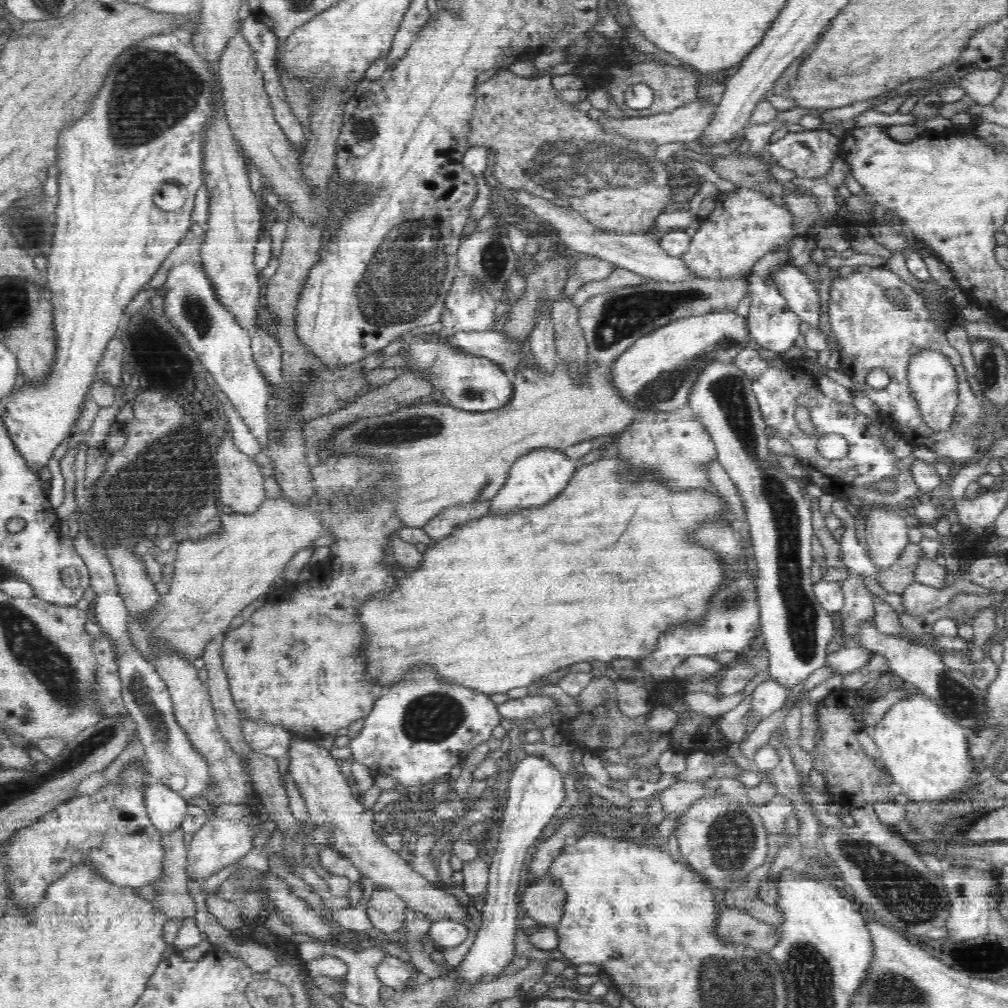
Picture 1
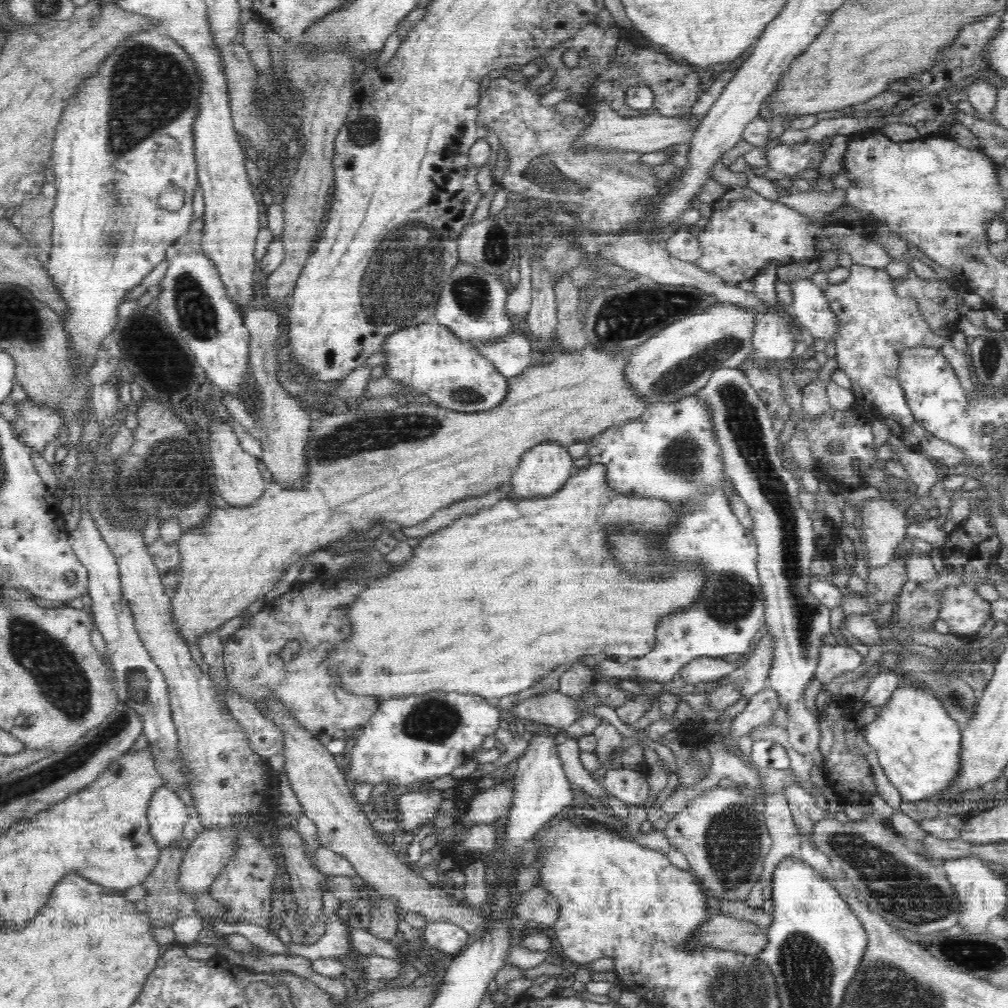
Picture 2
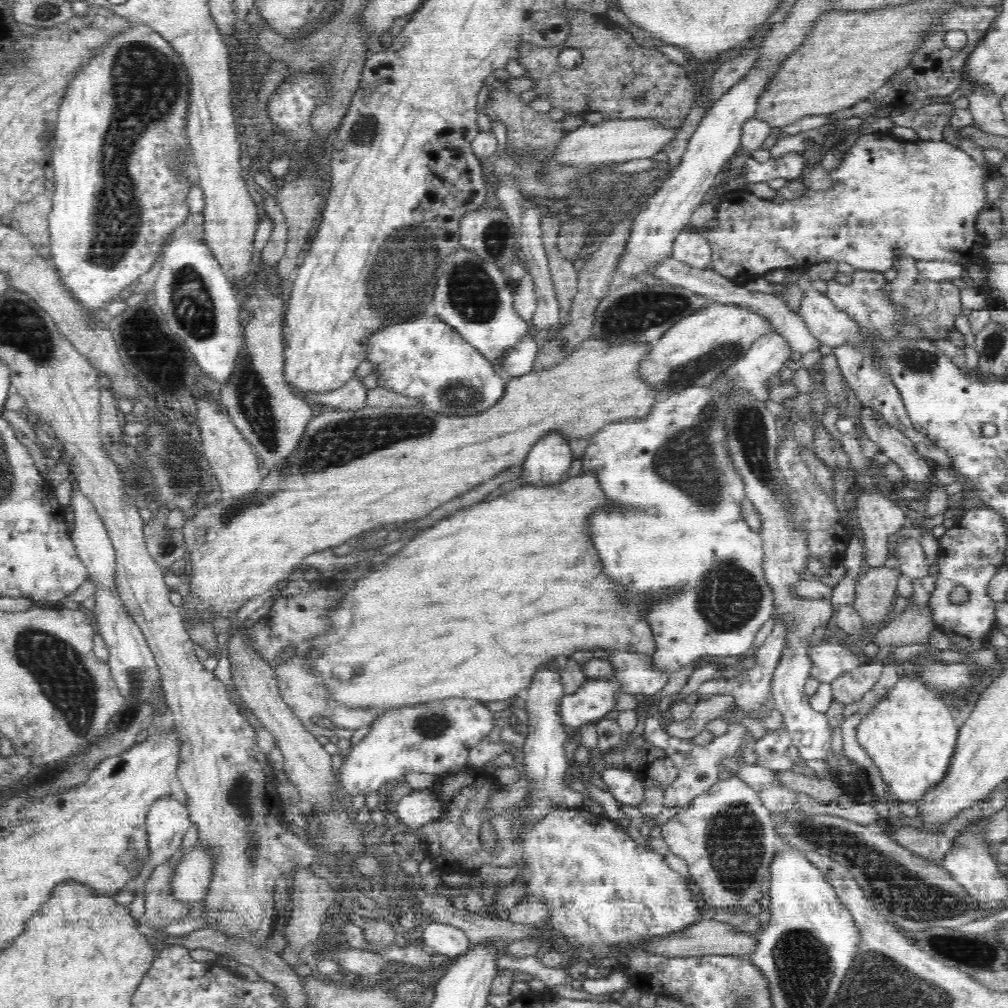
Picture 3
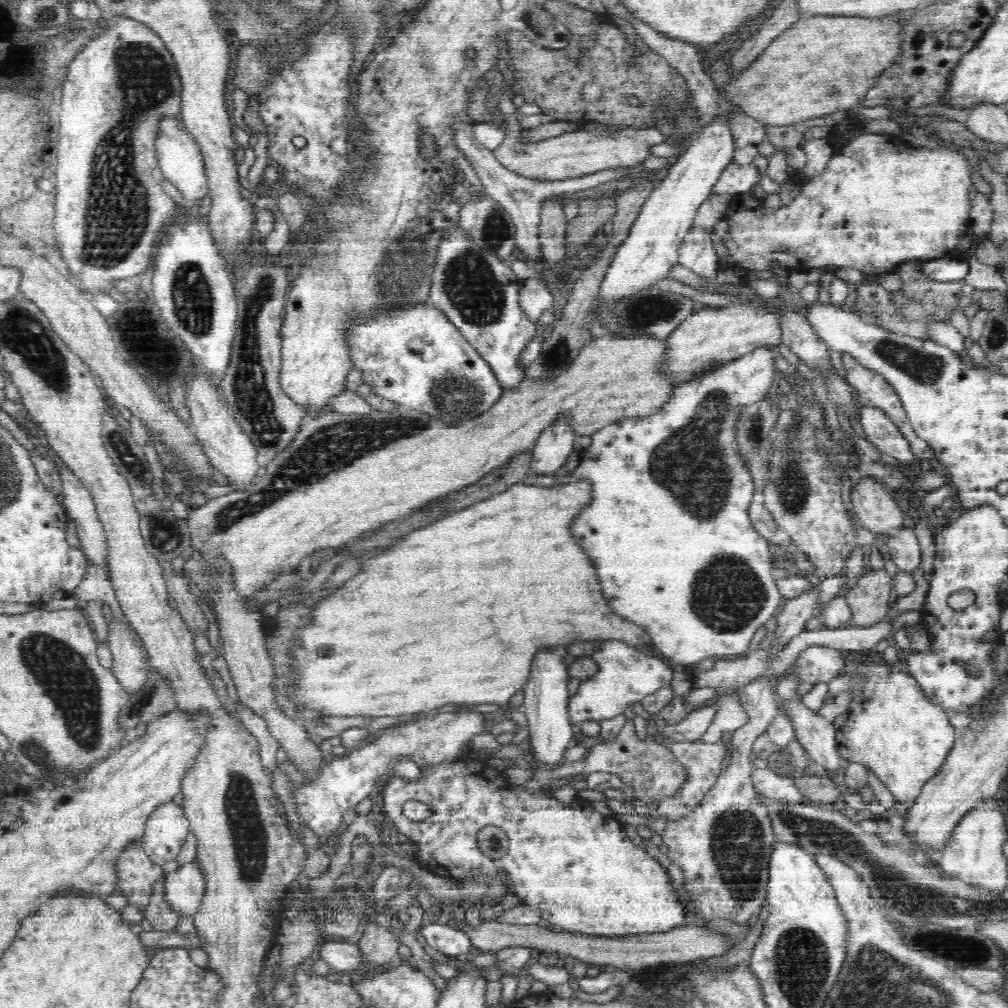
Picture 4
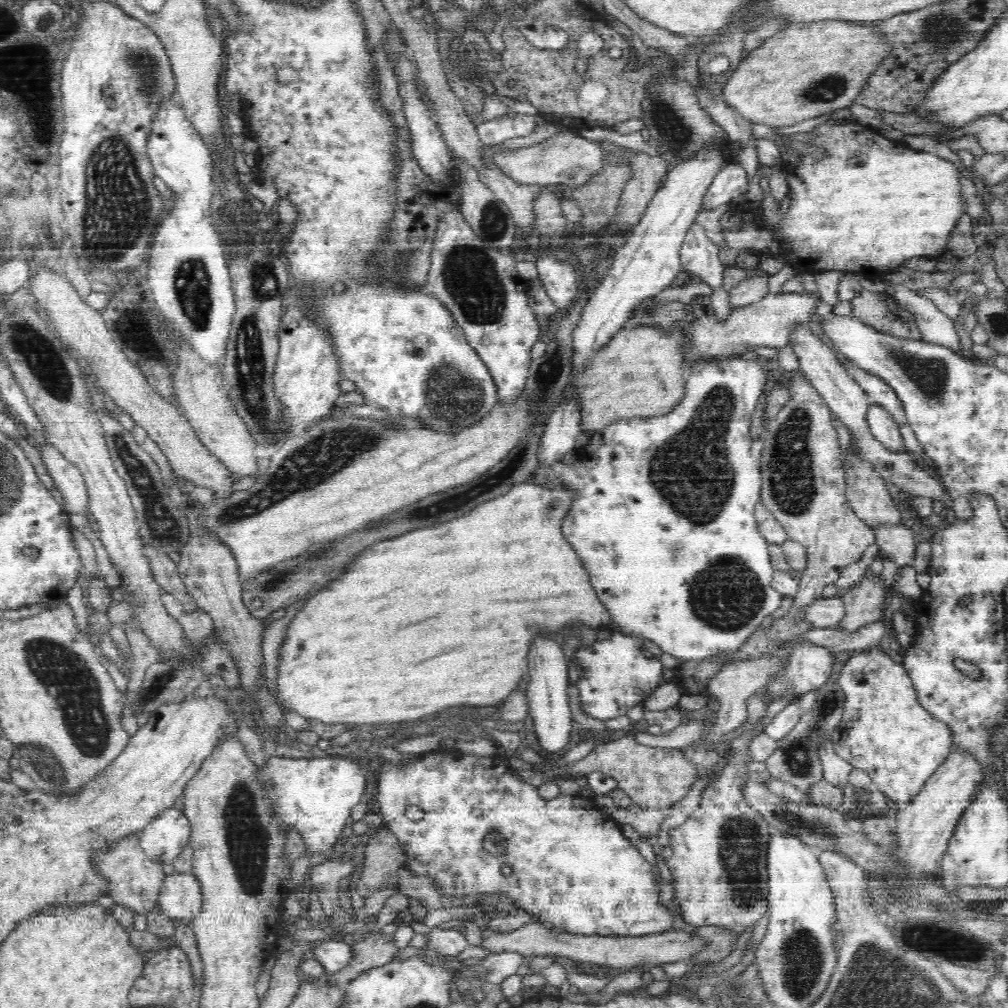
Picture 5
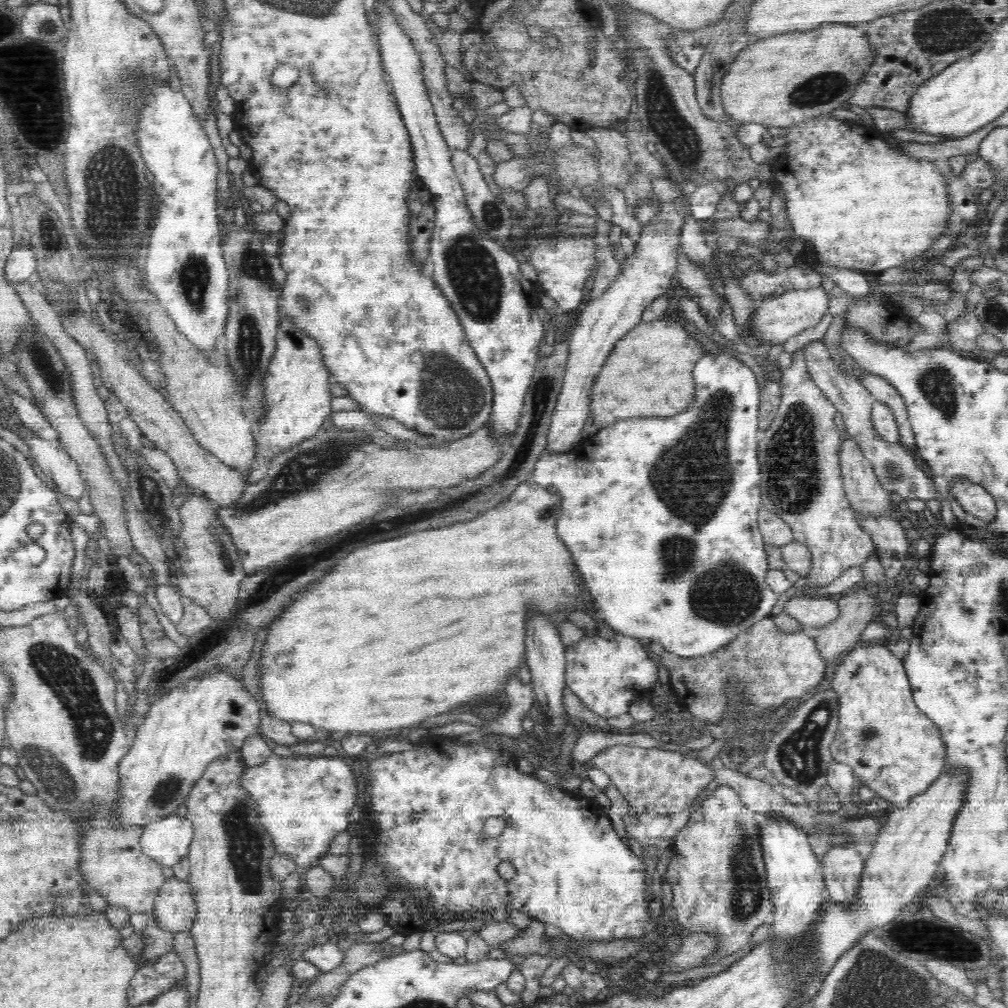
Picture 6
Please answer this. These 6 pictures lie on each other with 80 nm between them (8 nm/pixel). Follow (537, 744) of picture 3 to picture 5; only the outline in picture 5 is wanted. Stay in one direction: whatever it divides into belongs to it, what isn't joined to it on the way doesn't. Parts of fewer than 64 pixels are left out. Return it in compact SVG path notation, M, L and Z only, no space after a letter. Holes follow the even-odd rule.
M538 640L538 644L529 648L530 680L526 687L526 700L528 714L534 718L534 728L540 738L540 744L546 752L562 750L572 732L573 719L568 708L569 672L567 660L562 651L562 643L556 640Z

